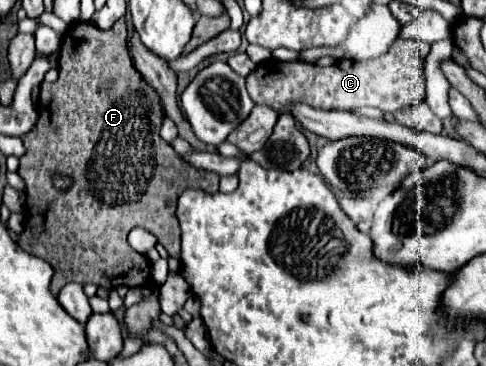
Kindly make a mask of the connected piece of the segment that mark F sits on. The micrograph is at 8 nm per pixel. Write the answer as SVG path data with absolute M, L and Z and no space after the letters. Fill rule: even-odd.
M119 19L109 31L101 31L87 23L79 27L73 25L61 43L59 79L52 83L42 82L37 125L21 137L27 153L21 157L17 173L25 183L27 219L17 243L27 253L45 259L53 267L55 275L49 287L53 295L57 295L61 287L71 281L81 285L93 283L105 289L115 289L119 285L149 285L149 259L129 247L129 231L133 227L145 227L151 233L177 233L175 207L179 195L185 189L203 189L205 193L217 193L219 189L219 177L215 173L185 165L173 147L159 137L159 127L165 117L159 95L131 65L125 41L125 19ZM111 79L113 87L109 89L111 93L107 93L105 87ZM53 173L65 173L73 185L65 191L57 191L51 179Z

